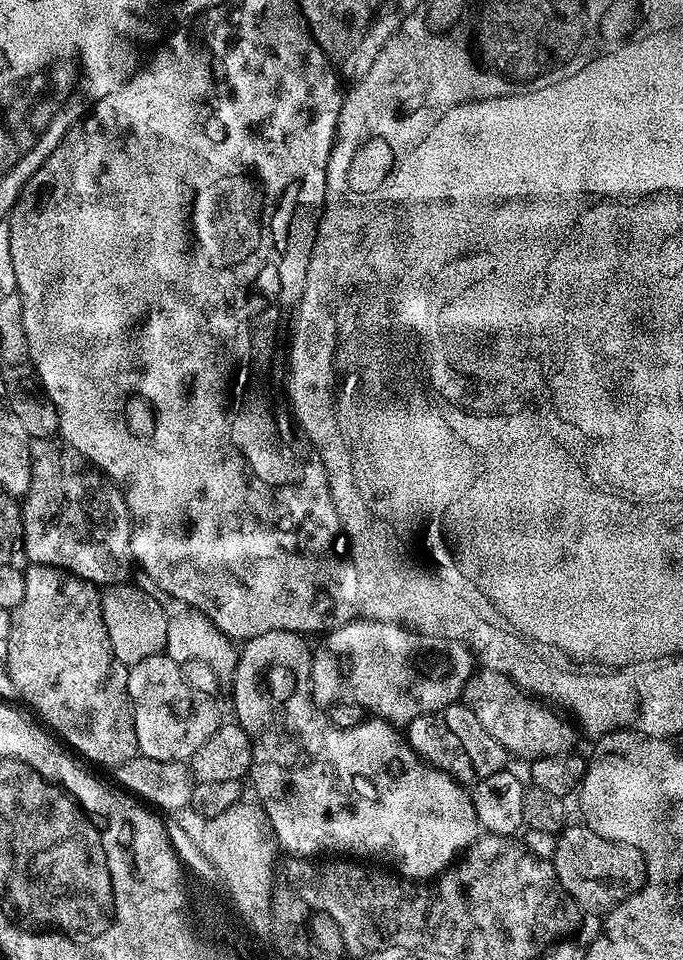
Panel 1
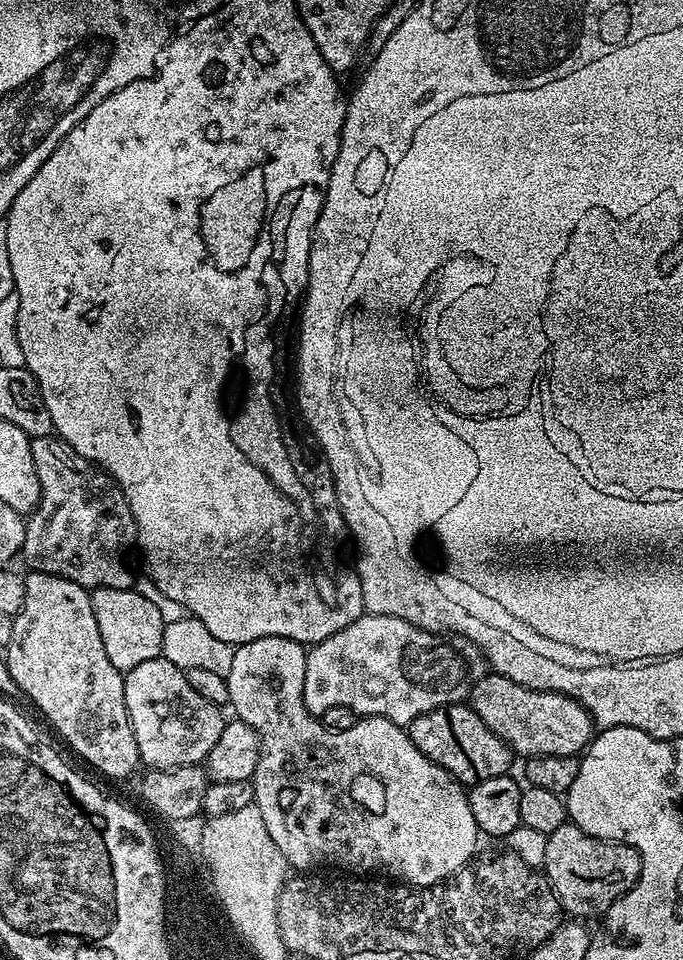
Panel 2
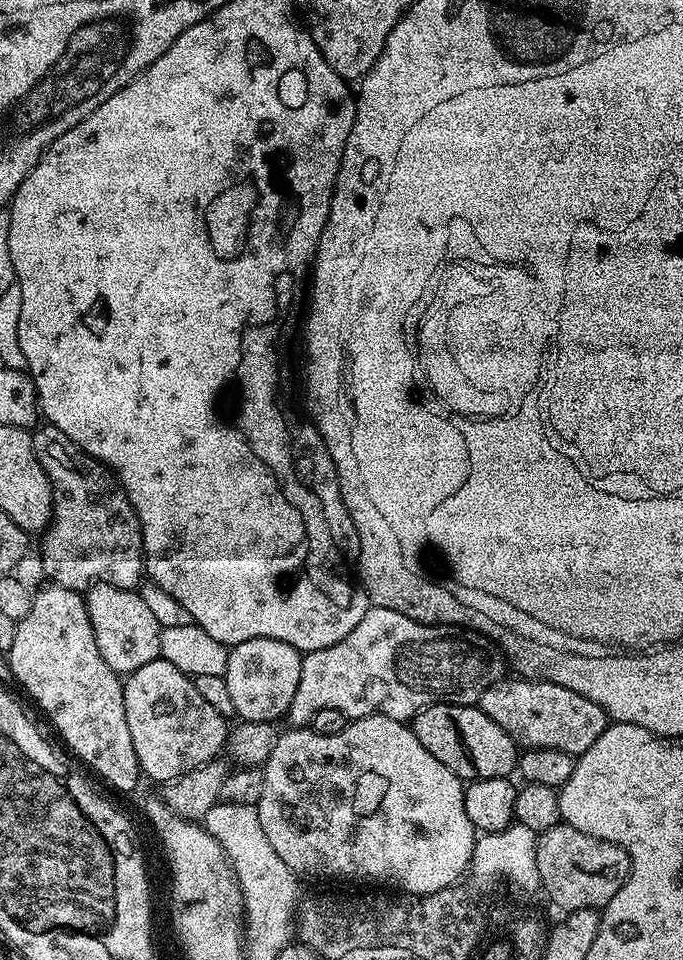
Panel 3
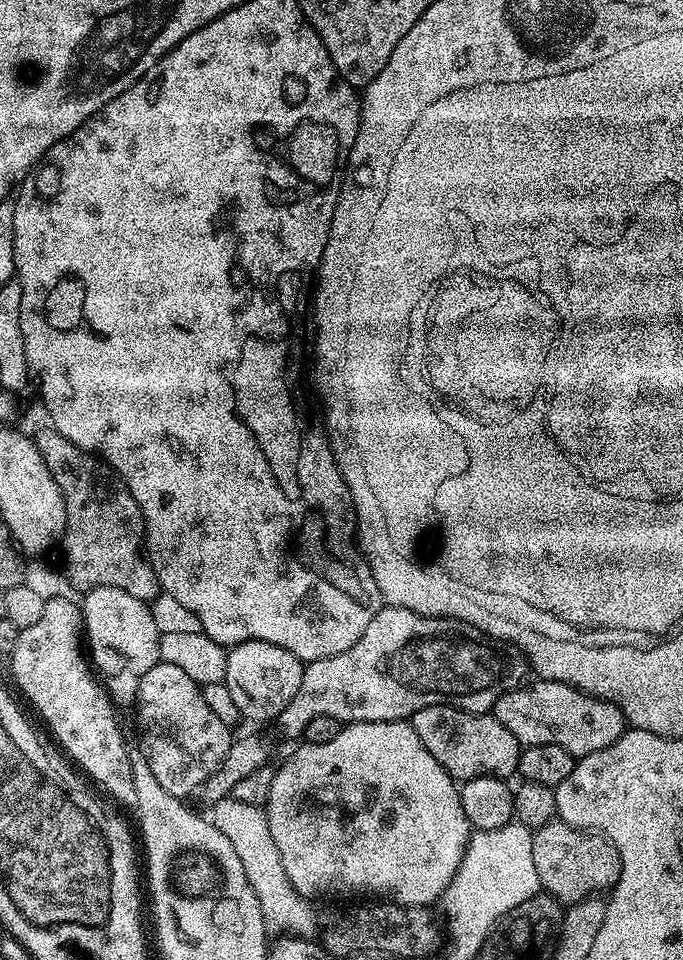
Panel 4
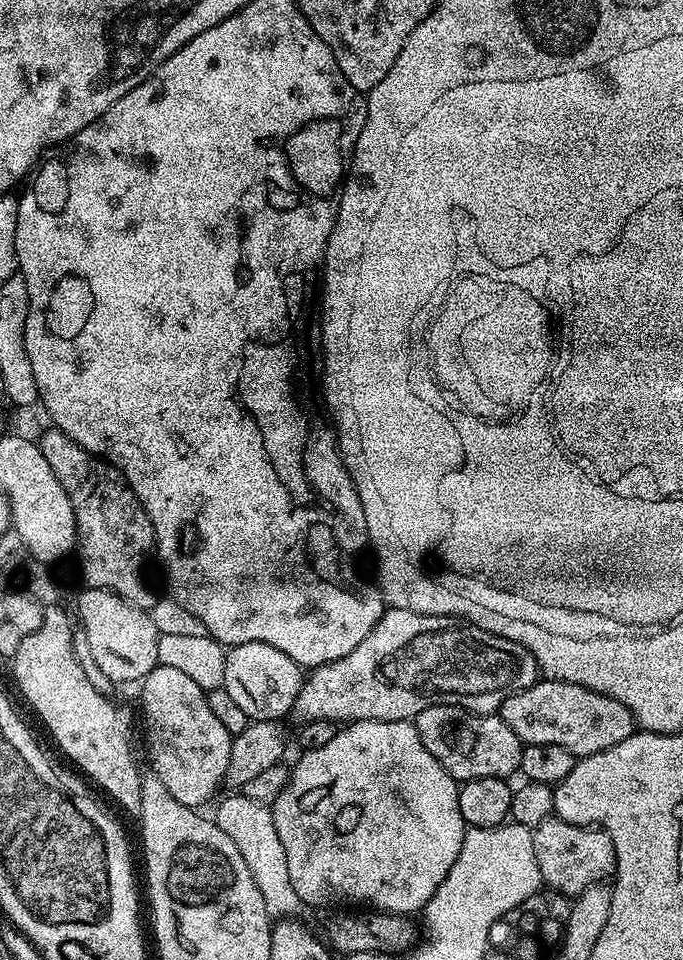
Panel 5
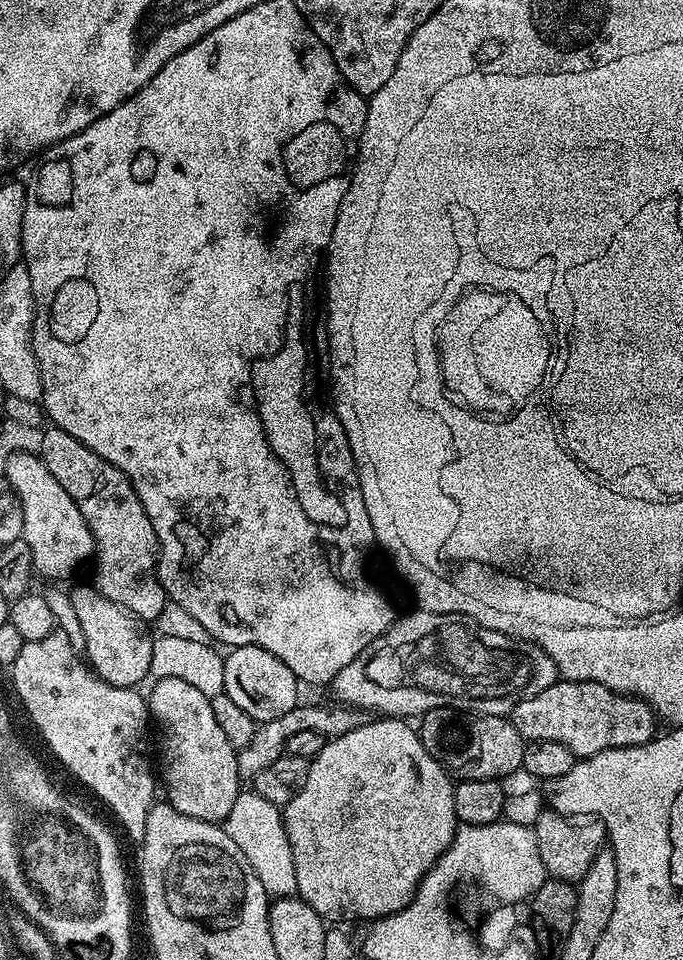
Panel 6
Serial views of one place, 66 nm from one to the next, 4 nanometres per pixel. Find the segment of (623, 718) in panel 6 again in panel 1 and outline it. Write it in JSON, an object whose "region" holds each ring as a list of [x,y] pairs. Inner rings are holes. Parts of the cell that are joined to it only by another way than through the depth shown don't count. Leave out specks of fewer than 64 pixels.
{"region":[[[487,670],[473,671],[464,686],[462,703],[472,711],[474,718],[478,718],[478,722],[482,722],[482,726],[486,726],[494,742],[508,751],[509,757],[516,759],[517,756],[520,760],[531,762],[538,758],[563,756],[573,751],[573,725],[559,711],[529,696],[513,680],[506,678],[506,674]]]}

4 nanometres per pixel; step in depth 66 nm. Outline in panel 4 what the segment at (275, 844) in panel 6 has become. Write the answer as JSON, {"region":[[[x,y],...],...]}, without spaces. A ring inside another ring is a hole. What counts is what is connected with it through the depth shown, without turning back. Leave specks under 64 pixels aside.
{"region":[[[229,798],[211,804],[206,815],[214,826],[218,826],[221,834],[226,834],[230,846],[234,846],[238,859],[242,861],[242,870],[246,870],[246,878],[250,878],[254,894],[258,894],[265,929],[276,938],[300,936],[304,940],[316,940],[316,912],[308,905],[311,903],[298,894],[290,878],[286,878],[282,858],[278,858],[278,846],[274,846],[274,837],[270,835],[267,811]]]}

